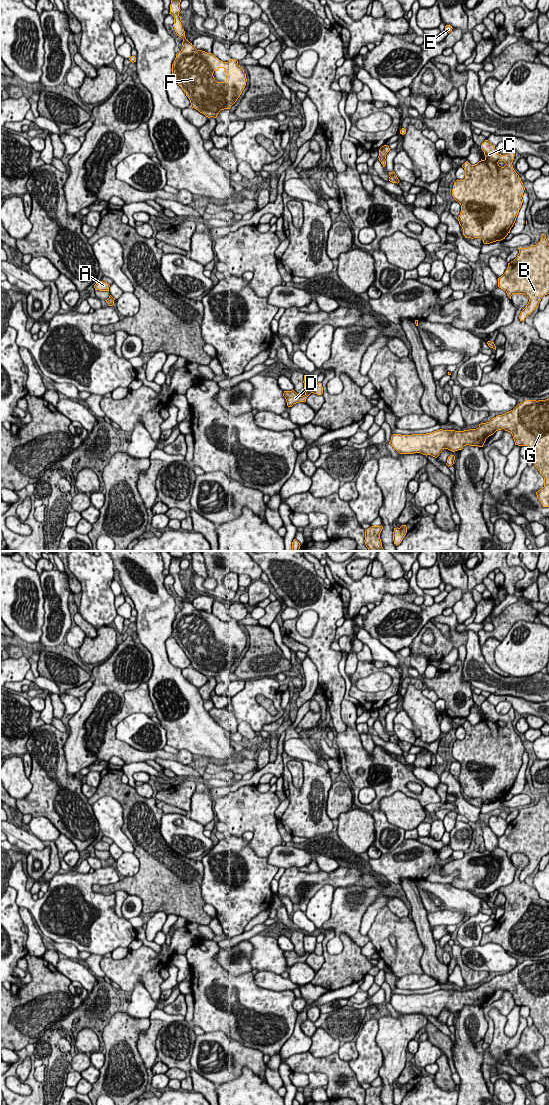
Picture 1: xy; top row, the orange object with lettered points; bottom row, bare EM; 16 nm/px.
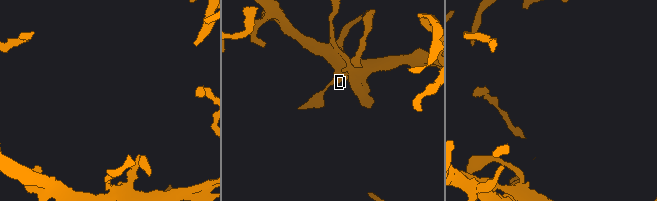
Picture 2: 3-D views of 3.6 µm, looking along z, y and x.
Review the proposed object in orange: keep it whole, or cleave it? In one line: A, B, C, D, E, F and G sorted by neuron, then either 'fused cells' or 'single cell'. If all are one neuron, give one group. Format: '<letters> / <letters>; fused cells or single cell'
A E F / B C D G; fused cells

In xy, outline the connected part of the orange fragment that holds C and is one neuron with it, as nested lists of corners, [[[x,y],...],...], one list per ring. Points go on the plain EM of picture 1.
[[[488,700],[481,704],[485,719],[462,727],[465,738],[456,740],[453,758],[461,765],[457,778],[467,798],[481,798],[484,804],[501,801],[510,793],[523,763],[525,747],[515,732],[511,708],[501,715]]]

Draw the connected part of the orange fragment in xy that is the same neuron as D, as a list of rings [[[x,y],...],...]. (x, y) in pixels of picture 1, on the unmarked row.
[[[294,950],[292,951],[284,951],[283,956],[286,959],[287,966],[292,967],[294,964],[299,962],[306,962],[307,957],[310,953],[305,952],[303,956],[299,956]]]

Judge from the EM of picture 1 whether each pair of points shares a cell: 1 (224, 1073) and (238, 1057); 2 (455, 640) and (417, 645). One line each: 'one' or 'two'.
1: one
2: one

